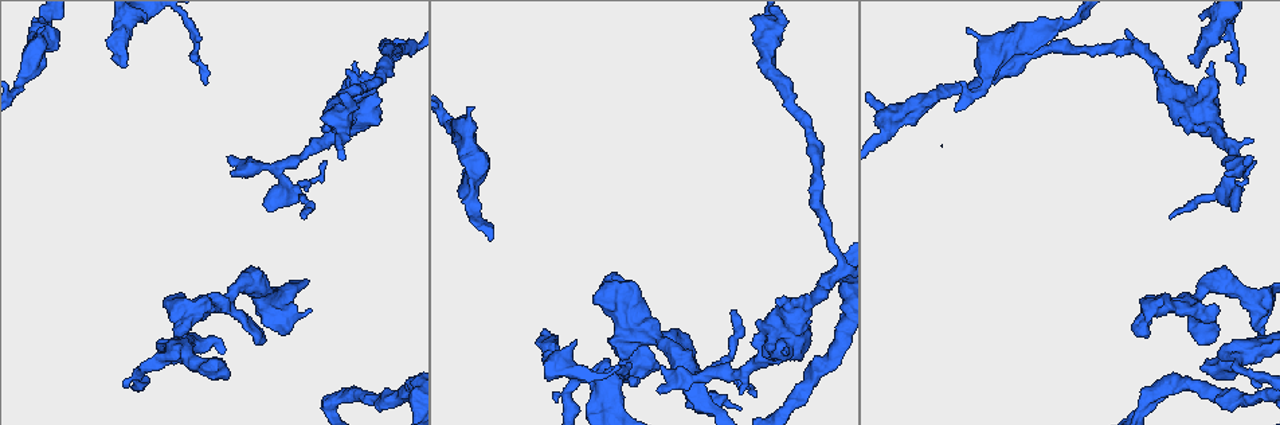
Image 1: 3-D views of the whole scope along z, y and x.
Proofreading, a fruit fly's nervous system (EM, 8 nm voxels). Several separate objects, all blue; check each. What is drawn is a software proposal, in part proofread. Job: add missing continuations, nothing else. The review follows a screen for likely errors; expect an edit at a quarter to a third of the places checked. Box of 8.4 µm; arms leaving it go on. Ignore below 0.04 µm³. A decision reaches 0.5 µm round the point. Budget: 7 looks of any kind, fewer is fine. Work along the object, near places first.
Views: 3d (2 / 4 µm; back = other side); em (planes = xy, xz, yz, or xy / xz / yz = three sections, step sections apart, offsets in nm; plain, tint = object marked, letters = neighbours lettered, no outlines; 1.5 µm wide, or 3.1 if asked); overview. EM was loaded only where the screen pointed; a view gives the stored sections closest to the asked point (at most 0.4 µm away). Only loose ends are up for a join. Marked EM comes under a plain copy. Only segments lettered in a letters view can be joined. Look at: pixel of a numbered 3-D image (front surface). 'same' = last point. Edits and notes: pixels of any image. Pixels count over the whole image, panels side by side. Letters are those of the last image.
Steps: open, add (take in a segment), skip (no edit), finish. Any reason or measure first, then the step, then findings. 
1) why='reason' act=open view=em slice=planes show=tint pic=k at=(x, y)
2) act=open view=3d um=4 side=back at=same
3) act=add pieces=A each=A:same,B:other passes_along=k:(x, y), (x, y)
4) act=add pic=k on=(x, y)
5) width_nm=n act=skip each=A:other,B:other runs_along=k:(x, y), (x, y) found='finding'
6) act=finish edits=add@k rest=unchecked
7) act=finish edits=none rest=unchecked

why='an open end' act=open view=em slice=xz step=4 show=letters pic=1 at=(261, 336)

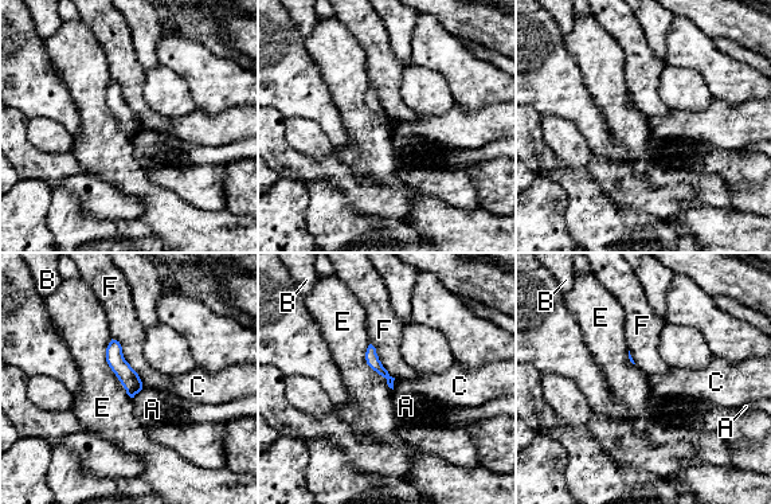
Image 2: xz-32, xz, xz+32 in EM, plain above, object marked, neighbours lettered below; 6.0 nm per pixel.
act=open view=em slice=planes show=letters at=same

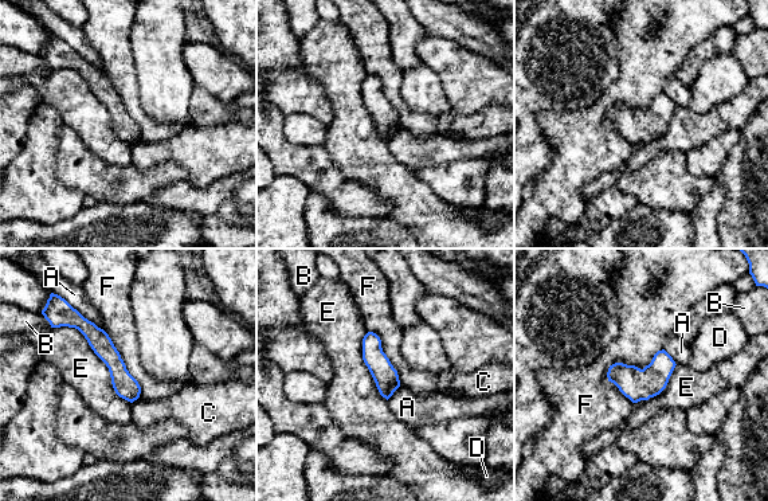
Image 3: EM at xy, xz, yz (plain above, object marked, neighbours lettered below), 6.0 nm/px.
longest_contact=E:650nm act=skip each=A:other,B:other,C:other,D:other,E:other,F:other border=3:(663, 348), (607, 380) found='no lettered segment goes on from it'

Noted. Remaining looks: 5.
why='free end' act=open view=3d um=2 pic=1 at=(631, 289)

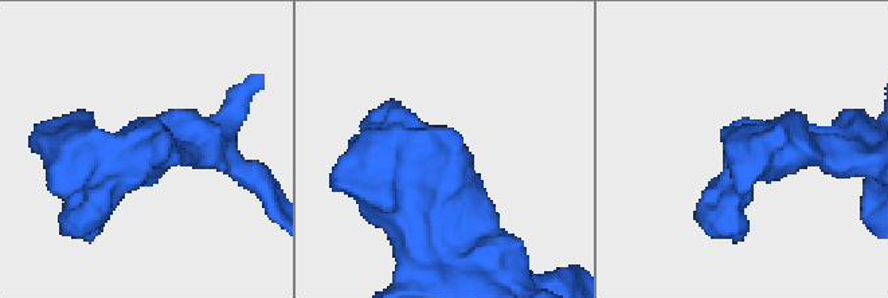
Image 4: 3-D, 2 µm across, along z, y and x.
act=open view=em slice=planes show=letters pic=4 at=(147, 121)

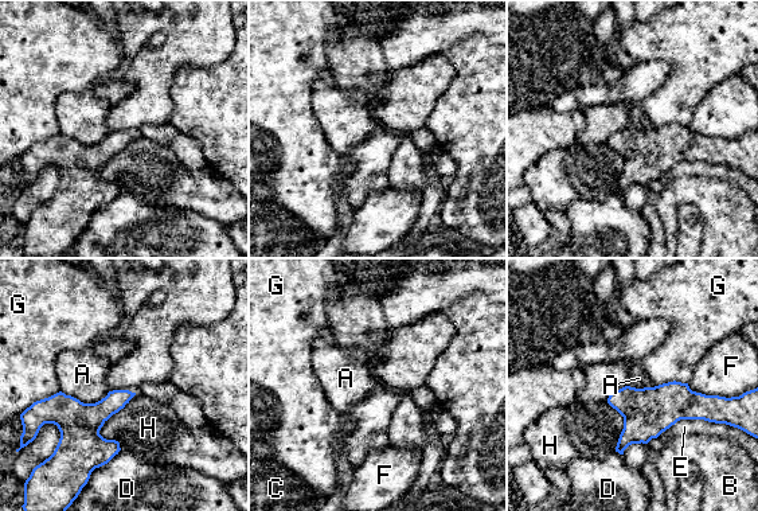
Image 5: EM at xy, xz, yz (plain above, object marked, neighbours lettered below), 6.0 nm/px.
act=skip each=A:other,B:other,C:other,D:other,E:other,F:other,G:other,H:other border=5:(61, 390), (83, 402), (109, 391) found='none of them fits'

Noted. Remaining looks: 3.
why='free end' act=open view=3d um=2 pic=1 at=(122, 65)

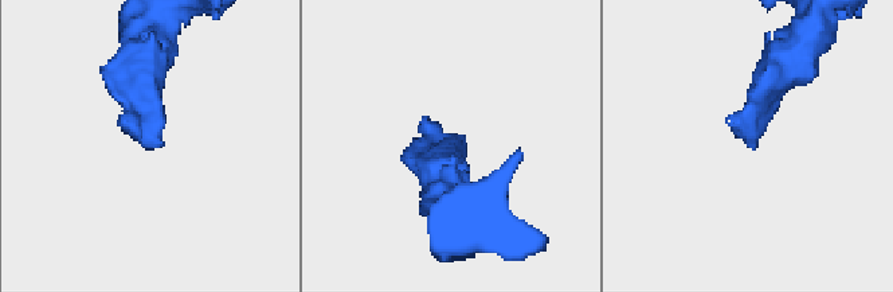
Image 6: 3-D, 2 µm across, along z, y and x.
why='shape alone is not enough' act=open view=em slice=xy step=4 show=letters pic=6 at=(752, 149)

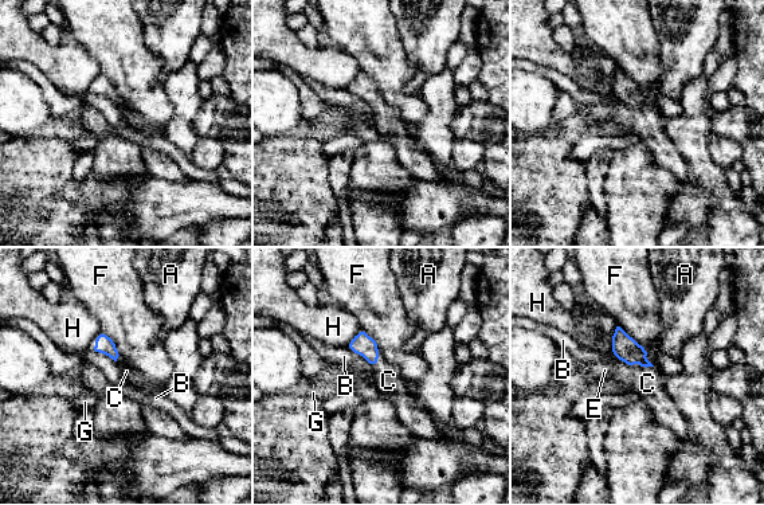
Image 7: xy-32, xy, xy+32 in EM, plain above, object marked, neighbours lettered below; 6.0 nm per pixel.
act=add pieces=C each=A:other,B:other,C:same,E:other,F:other,G:other,H:other found='it goes on there'

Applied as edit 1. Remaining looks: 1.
act=finish edits=add@7 rest=unchecked

